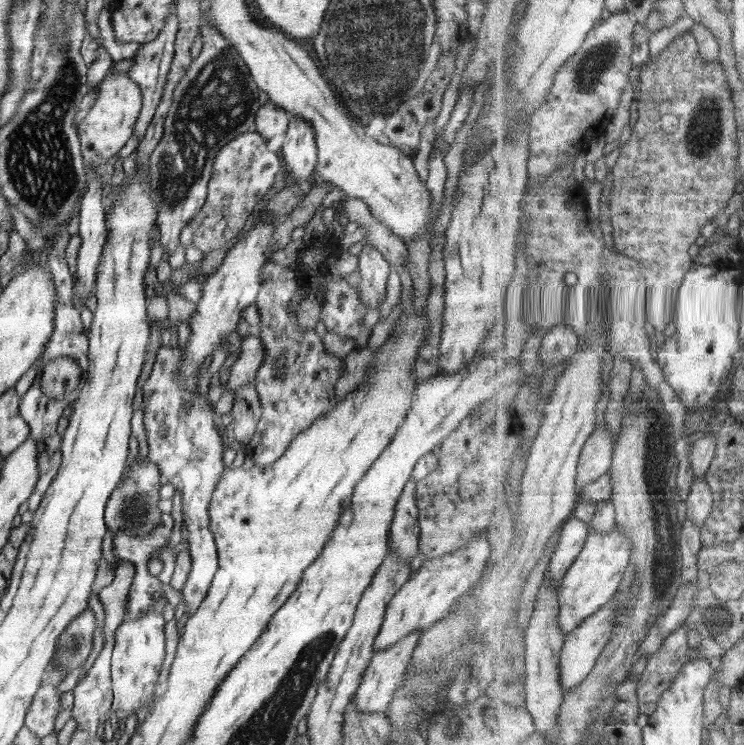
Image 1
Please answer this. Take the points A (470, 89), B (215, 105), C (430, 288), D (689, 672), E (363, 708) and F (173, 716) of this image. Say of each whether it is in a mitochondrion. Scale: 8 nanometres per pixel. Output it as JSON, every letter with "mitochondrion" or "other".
{"A":"other","B":"mitochondrion","C":"other","D":"other","E":"other","F":"other"}

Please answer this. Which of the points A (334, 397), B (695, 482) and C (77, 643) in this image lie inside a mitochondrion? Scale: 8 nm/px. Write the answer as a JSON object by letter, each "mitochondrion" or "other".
{"A":"other","B":"other","C":"mitochondrion"}

